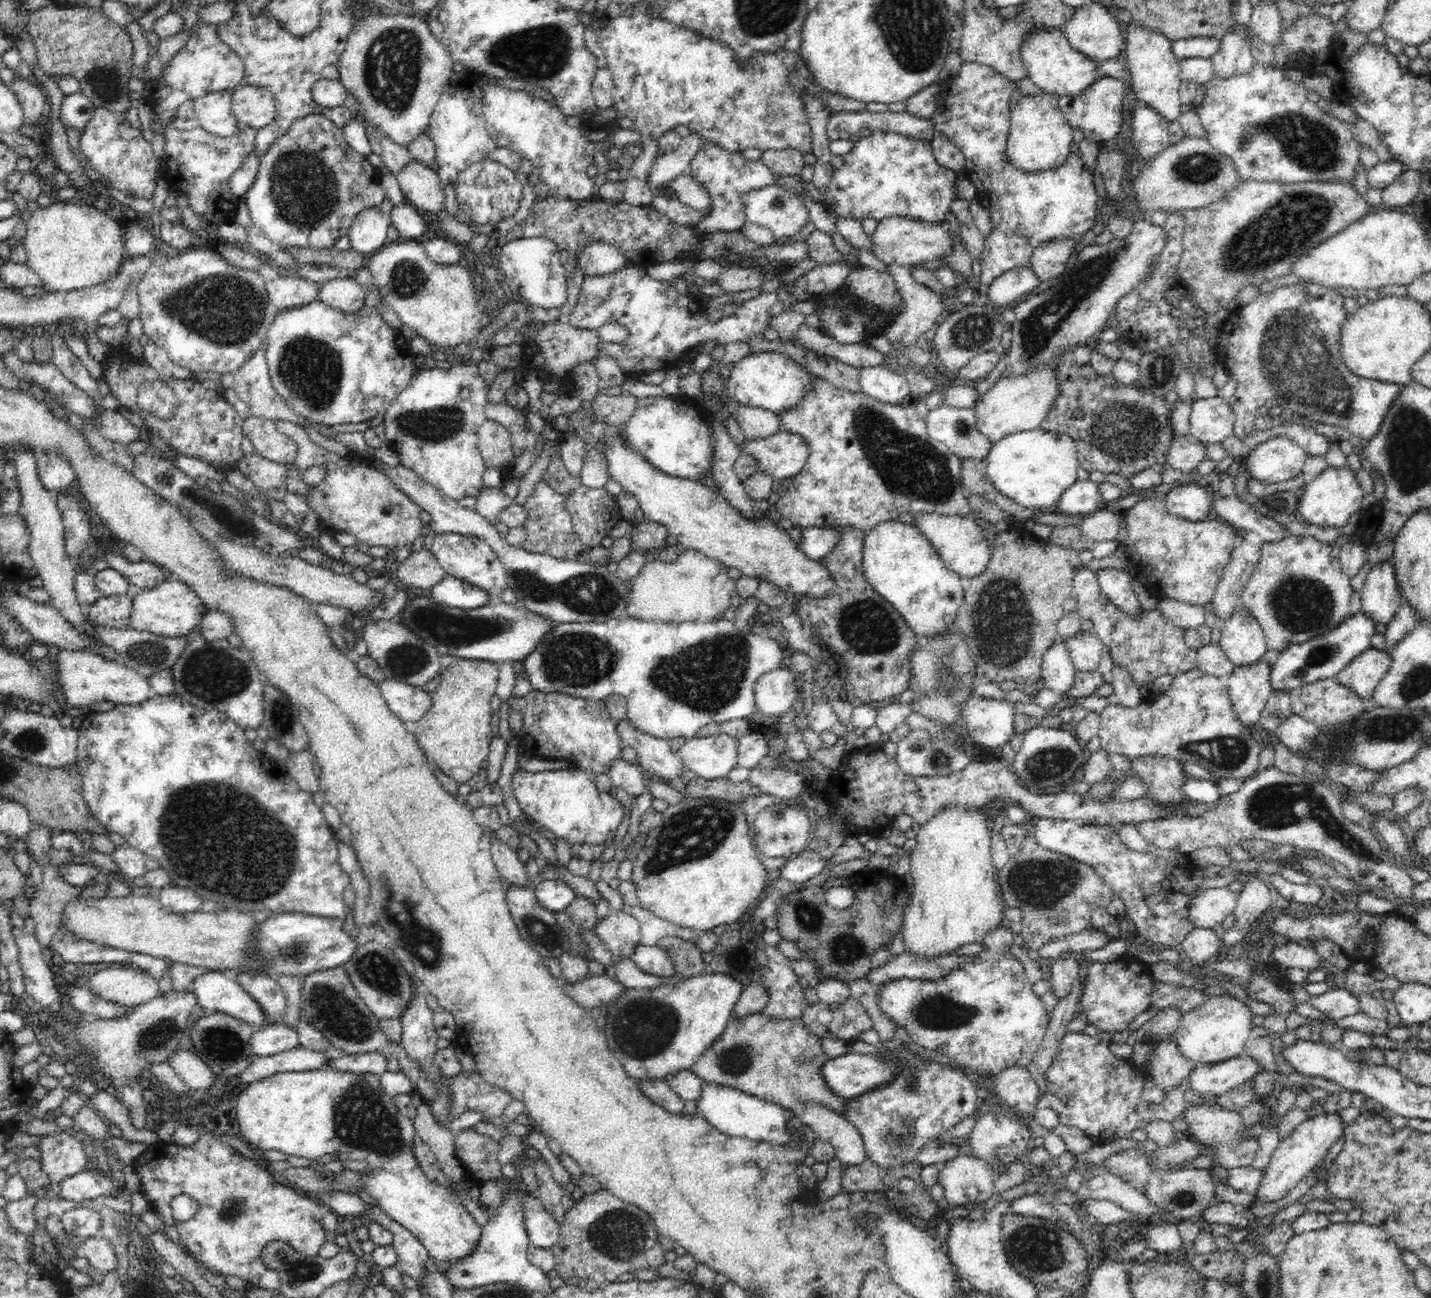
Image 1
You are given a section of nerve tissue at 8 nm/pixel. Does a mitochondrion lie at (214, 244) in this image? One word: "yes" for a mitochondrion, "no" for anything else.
no

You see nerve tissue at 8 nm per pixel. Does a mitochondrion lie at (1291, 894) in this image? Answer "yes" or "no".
no

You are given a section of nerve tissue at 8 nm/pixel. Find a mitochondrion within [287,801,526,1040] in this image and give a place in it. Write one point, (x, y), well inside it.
(424, 944)

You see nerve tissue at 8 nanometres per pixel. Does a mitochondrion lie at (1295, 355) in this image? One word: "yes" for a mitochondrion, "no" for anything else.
yes

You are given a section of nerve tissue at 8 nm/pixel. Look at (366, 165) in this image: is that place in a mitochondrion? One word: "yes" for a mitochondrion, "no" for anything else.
no

